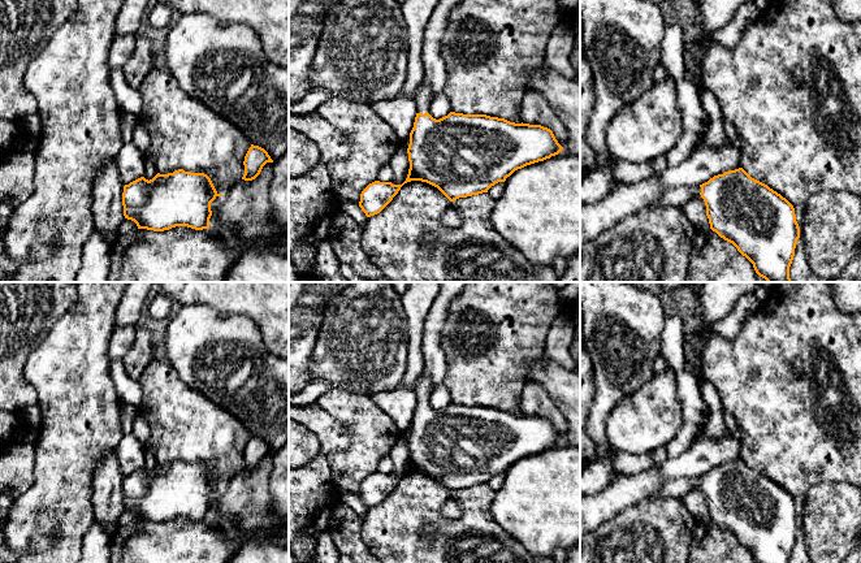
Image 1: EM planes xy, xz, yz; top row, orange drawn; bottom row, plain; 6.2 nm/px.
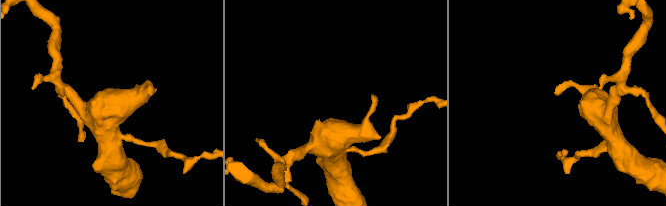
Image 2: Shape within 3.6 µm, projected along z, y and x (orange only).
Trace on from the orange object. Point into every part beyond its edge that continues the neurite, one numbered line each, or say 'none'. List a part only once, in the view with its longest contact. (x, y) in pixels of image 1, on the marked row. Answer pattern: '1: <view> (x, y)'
1: xz (423, 95)

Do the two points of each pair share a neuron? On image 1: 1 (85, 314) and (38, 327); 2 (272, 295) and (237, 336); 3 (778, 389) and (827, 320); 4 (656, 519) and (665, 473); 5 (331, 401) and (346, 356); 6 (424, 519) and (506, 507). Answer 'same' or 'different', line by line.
1: different
2: different
3: same
4: different
5: different
6: different

